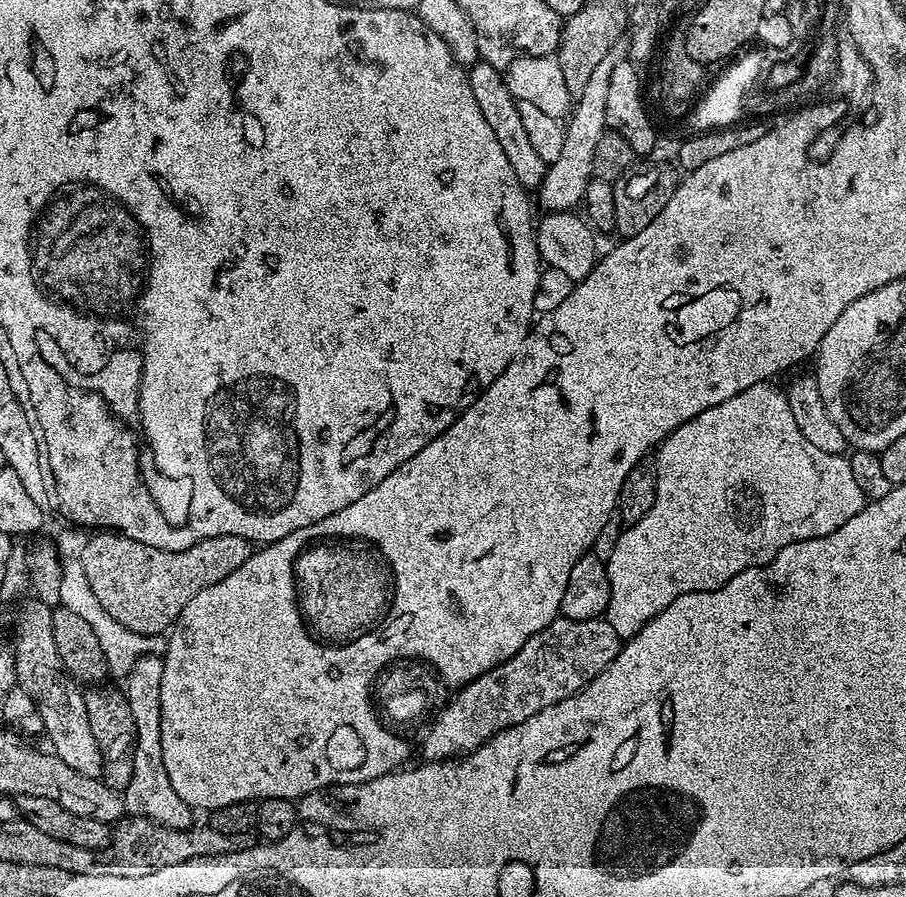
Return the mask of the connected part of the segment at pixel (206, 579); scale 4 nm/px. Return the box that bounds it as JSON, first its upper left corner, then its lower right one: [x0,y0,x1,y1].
[84,530,253,633]

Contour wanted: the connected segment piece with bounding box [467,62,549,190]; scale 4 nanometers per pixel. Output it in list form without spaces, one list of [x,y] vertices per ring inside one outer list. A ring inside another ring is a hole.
[[[477,62],[467,69],[470,90],[474,90],[474,102],[478,102],[478,110],[482,110],[482,118],[494,130],[494,138],[498,138],[498,146],[502,146],[502,154],[506,154],[506,162],[514,170],[520,185],[526,190],[538,190],[548,173],[546,162],[538,158],[526,129],[522,126],[522,118],[518,115],[518,102],[510,94],[504,81],[504,72],[493,64]]]

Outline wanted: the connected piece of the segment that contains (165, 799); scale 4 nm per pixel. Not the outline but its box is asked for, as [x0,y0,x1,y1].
[122,655,194,828]

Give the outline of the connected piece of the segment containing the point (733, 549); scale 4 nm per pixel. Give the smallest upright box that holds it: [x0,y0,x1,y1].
[606,382,866,641]

